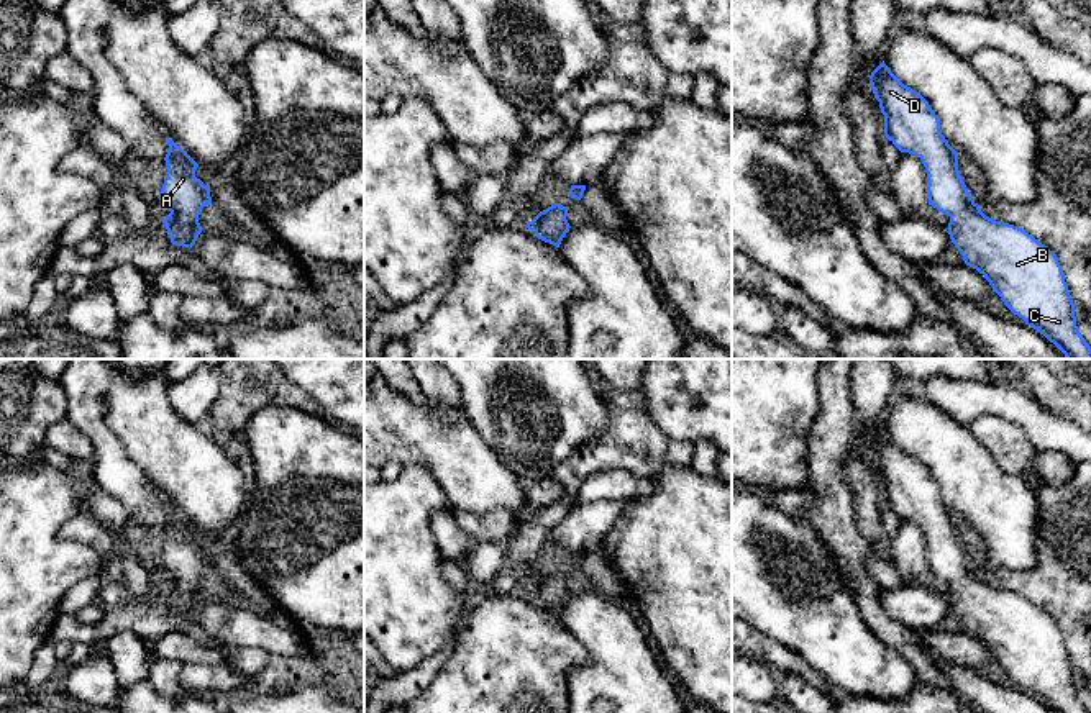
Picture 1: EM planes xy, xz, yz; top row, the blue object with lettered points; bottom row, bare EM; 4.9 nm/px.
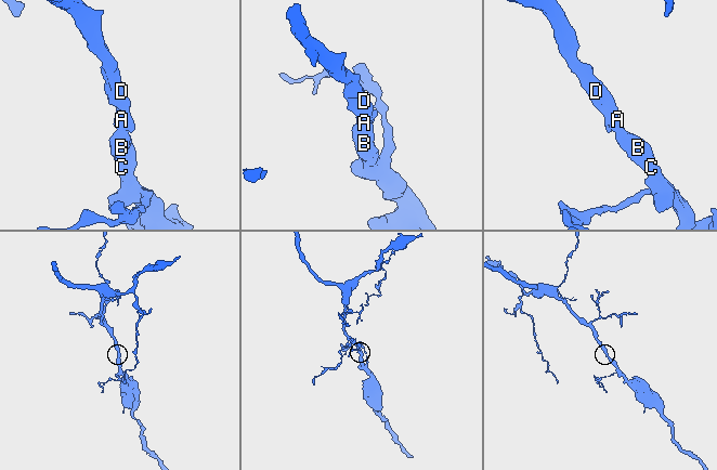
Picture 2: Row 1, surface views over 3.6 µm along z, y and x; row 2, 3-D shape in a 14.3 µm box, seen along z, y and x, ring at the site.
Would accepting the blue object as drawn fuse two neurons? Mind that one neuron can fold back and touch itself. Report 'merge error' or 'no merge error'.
no merge error

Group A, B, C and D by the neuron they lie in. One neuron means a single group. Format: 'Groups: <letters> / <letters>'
Groups: A B C D

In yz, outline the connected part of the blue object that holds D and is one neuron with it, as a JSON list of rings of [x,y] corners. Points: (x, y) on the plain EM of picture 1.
[[[884,428],[871,439],[870,451],[884,482],[884,503],[901,520],[922,528],[929,572],[950,585],[947,597],[965,631],[983,641],[1004,672],[1055,713],[1089,713],[1078,698],[1075,670],[1057,621],[1025,597],[996,588],[981,579],[960,543],[958,520],[942,502],[938,484],[919,459],[891,439]]]

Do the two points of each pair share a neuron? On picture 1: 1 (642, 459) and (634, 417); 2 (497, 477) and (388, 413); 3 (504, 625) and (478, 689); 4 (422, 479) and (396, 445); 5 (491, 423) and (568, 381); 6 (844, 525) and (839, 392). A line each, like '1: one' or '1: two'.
1: one
2: one
3: one
4: two
5: one
6: one

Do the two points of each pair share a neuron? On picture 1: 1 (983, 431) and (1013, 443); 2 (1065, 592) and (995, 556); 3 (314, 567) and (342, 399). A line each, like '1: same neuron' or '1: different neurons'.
1: same neuron
2: different neurons
3: different neurons

